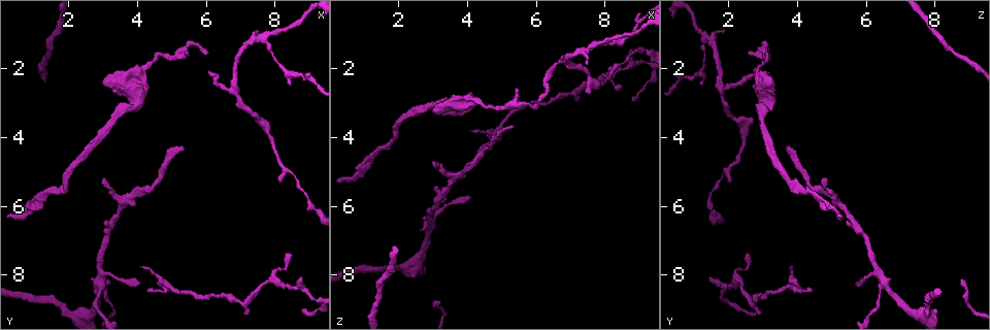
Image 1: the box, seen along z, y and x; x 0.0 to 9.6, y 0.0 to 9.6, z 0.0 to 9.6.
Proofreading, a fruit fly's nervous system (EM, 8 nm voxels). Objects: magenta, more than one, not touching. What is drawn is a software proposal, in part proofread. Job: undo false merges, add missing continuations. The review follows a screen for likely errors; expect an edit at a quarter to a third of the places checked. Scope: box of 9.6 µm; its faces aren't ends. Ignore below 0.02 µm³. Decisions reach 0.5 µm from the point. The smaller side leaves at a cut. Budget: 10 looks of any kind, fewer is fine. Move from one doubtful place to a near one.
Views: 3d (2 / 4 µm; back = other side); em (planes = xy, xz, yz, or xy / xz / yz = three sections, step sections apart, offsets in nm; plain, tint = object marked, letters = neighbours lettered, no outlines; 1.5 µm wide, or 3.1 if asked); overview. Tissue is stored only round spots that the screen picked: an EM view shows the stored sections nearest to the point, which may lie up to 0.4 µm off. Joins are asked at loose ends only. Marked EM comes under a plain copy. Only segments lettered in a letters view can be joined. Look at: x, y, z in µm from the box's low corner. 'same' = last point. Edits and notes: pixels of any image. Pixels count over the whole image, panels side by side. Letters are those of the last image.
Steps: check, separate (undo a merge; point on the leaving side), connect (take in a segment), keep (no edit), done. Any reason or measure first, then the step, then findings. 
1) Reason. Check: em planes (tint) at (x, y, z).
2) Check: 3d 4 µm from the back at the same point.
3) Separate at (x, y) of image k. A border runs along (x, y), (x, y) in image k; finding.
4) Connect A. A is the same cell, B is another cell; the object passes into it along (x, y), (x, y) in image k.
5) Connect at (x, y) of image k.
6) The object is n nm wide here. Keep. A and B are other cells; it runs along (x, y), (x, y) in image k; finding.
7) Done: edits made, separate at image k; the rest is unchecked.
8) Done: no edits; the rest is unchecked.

Check: 3d 2 µm at (8.45, 7.45, 2.55).

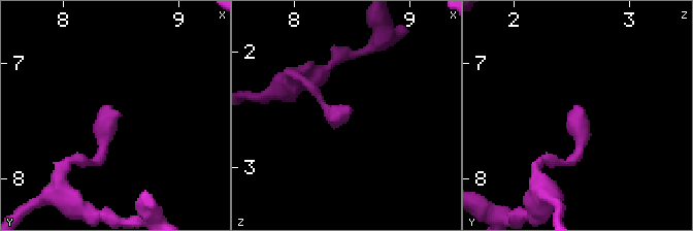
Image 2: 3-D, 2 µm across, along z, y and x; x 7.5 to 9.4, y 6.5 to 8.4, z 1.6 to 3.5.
Check: em xz step 4 (letters) at (8.42, 7.36, 2.58).

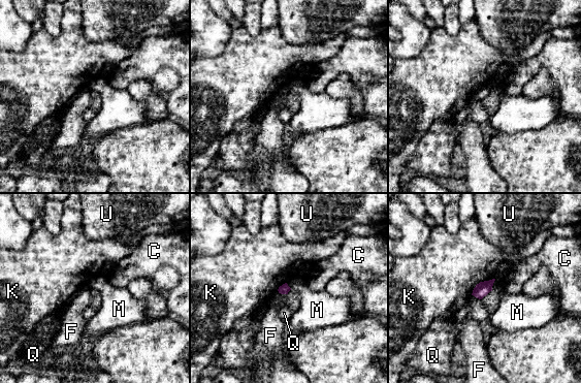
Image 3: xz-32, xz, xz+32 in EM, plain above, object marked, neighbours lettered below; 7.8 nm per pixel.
Check: em planes (letters) at the same point.

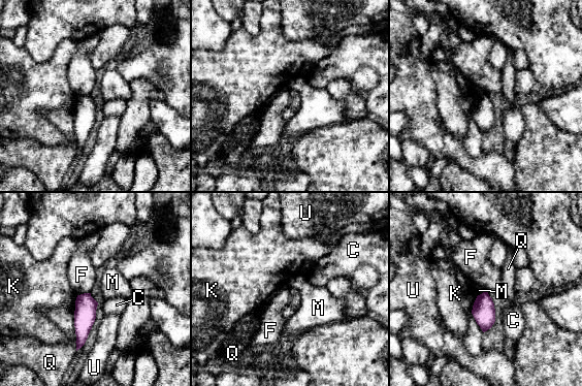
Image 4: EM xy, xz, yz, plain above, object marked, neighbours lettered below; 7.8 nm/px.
Keep. C, F, K, M, Q and U are other cells; a border runs along (90, 292), (77, 295) in image 4; no lettered segment goes on from it.

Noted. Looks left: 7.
Branch stops here. Check: 3d 4 µm from the back at (4.15, 7.75, 3.85).

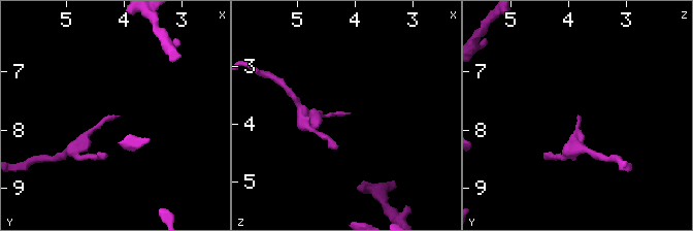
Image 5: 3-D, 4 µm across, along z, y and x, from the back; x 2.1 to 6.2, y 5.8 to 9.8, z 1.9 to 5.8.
Check: em yz step 8 (tint) at (4.15, 7.75, 3.80).

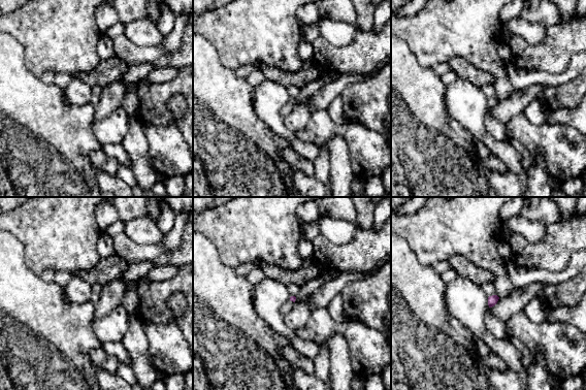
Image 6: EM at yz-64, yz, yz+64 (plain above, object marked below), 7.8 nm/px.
Check: em planes (letters) at the same point.

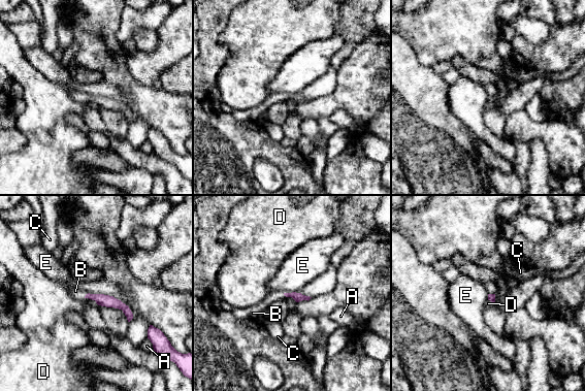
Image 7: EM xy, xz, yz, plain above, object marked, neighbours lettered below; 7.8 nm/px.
Connect at (75, 291) of image 7. B is the same cell, A, C, D and E are other cells; the neuron continues.

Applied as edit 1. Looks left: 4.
See it whole again. Check: overview.

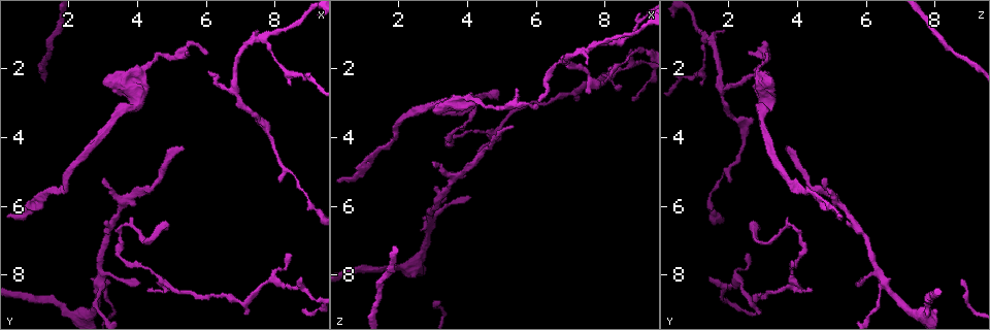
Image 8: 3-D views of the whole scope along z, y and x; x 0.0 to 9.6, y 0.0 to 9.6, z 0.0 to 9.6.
Tapers out. Check: em planes (letters) at (6.05, 1.50, 3.05).

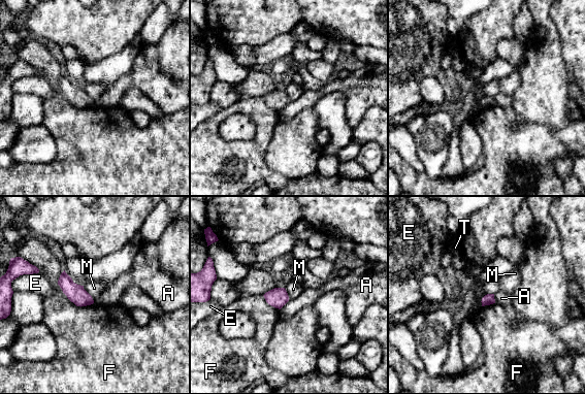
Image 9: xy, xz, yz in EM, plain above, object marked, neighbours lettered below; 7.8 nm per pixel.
The object is 90 nm wide here; the longest contact is with F, 360 nm. Keep. A, E, F, M and T are other cells; none of them fits.

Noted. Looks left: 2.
Done: edits made, connect at image 7; the rest is unchecked.

